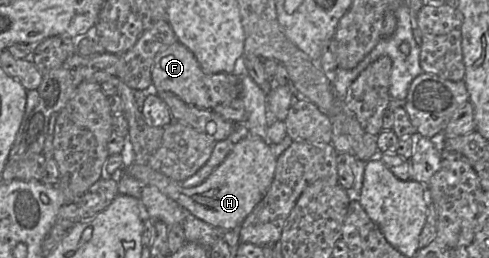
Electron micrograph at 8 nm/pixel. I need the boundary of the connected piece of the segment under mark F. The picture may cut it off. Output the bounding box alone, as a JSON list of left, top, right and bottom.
[152,41,240,110]

